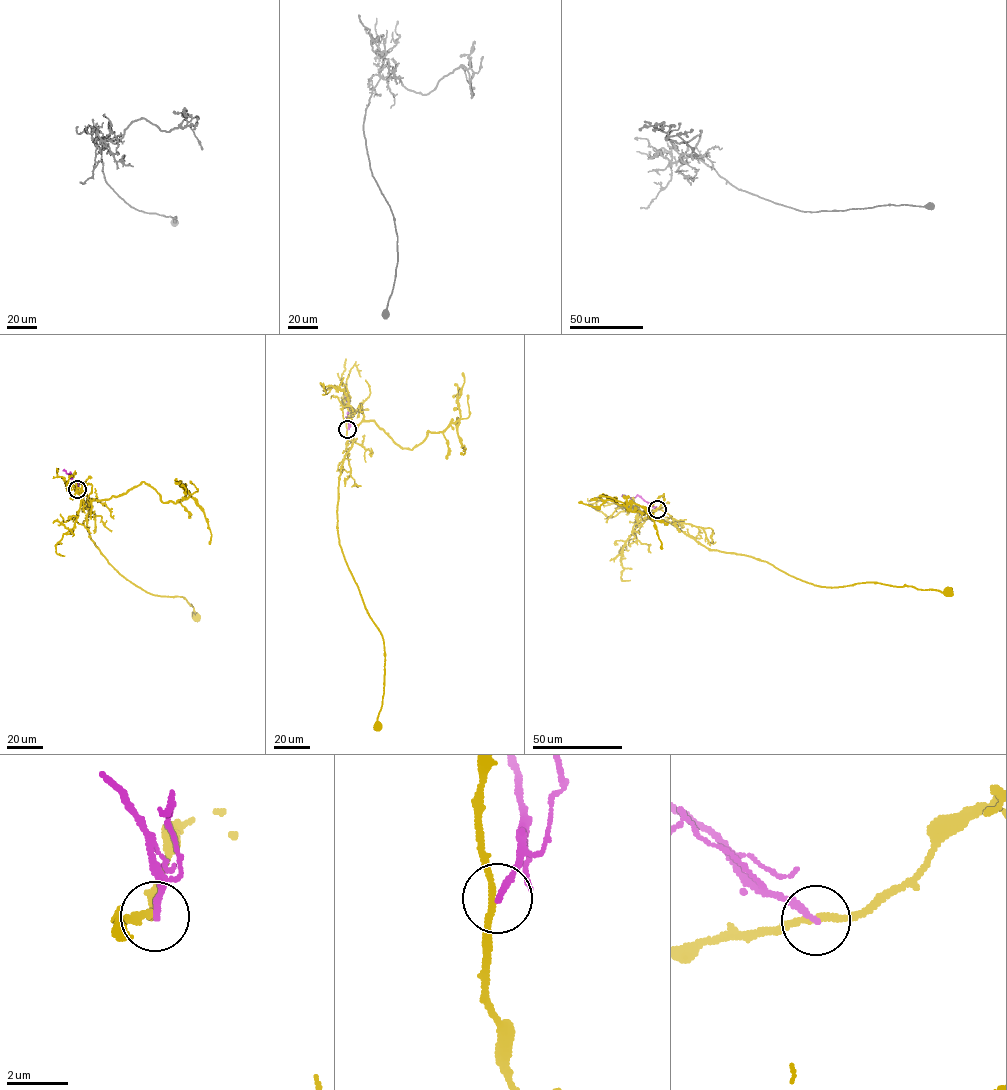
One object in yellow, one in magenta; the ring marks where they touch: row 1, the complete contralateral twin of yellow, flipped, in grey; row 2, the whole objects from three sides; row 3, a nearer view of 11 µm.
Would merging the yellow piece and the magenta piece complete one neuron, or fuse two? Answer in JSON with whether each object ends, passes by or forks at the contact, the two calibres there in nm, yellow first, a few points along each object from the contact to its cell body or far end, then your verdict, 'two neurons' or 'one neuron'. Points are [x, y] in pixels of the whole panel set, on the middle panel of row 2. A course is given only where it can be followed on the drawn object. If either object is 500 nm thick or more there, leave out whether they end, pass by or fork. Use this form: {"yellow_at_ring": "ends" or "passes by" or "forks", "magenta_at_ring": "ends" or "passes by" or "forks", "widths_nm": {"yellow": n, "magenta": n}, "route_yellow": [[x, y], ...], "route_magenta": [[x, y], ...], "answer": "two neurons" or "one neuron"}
{"yellow_at_ring": "passes by", "magenta_at_ring": "ends", "widths_nm": {"yellow": 200, "magenta": 200}, "route_yellow": [[347, 429], [351, 413], [360, 410], [363, 420], [341, 465], [337, 528], [349, 571], [383, 641], [378, 725]], "route_magenta": [[347, 429], [349, 408], [347, 397], [344, 397]], "answer": "two neurons"}

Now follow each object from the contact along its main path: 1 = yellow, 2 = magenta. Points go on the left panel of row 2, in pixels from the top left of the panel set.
1: (76, 489), (93, 499), (87, 502), (87, 525), (108, 562), (149, 593), (184, 598), (196, 616)
2: (77, 489), (70, 472), (63, 470)

